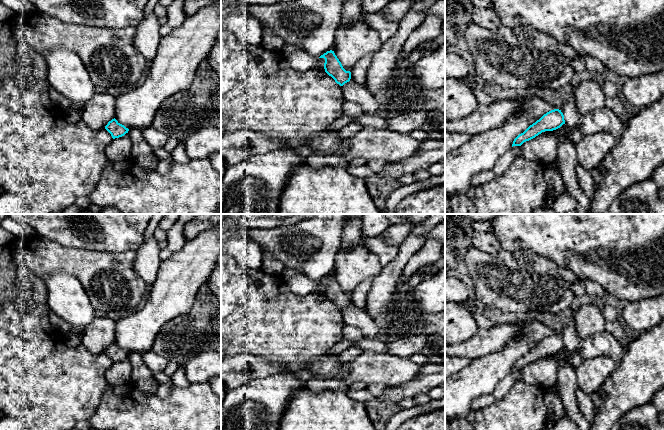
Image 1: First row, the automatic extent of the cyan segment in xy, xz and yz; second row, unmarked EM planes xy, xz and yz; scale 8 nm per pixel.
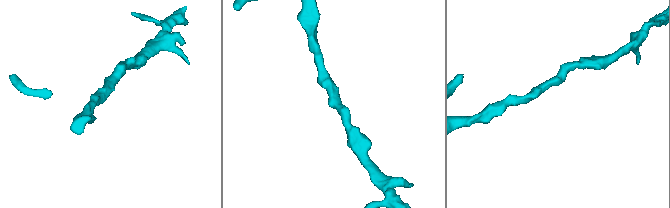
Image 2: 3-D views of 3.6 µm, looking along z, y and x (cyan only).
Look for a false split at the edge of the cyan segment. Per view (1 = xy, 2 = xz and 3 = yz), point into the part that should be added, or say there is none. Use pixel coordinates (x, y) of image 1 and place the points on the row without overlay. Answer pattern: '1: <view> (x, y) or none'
1: none
2: none
3: none

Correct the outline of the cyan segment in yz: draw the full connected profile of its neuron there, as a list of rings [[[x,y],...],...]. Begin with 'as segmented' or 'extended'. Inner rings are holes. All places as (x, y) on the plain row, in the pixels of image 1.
as segmented | [[[554,333],[544,338],[539,344],[530,349],[523,357],[519,358],[513,365],[513,370],[521,370],[542,356],[553,355],[565,348],[564,339],[559,333]]]

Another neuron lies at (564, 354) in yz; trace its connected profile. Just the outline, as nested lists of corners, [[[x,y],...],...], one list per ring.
[[[566,347],[558,353],[548,356],[551,356],[557,362],[557,364],[559,364],[561,360],[567,360],[571,364],[571,352]]]

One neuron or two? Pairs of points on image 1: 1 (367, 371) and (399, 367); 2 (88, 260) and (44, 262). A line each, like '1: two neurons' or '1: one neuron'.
1: one neuron
2: one neuron

